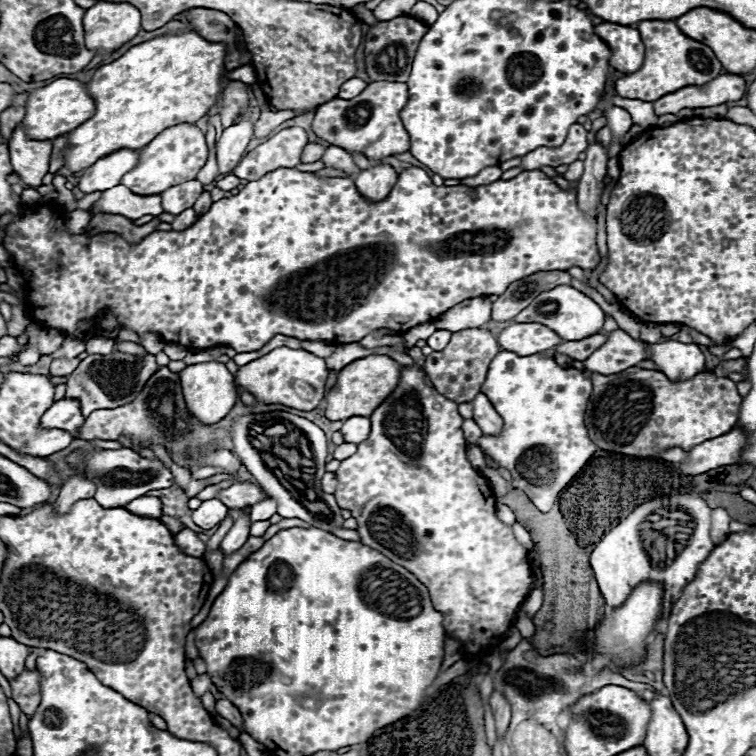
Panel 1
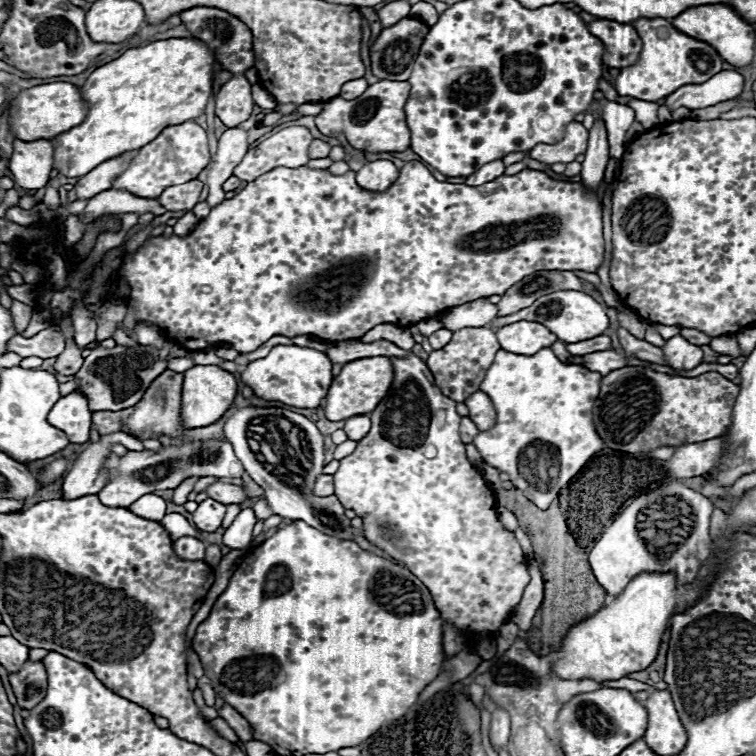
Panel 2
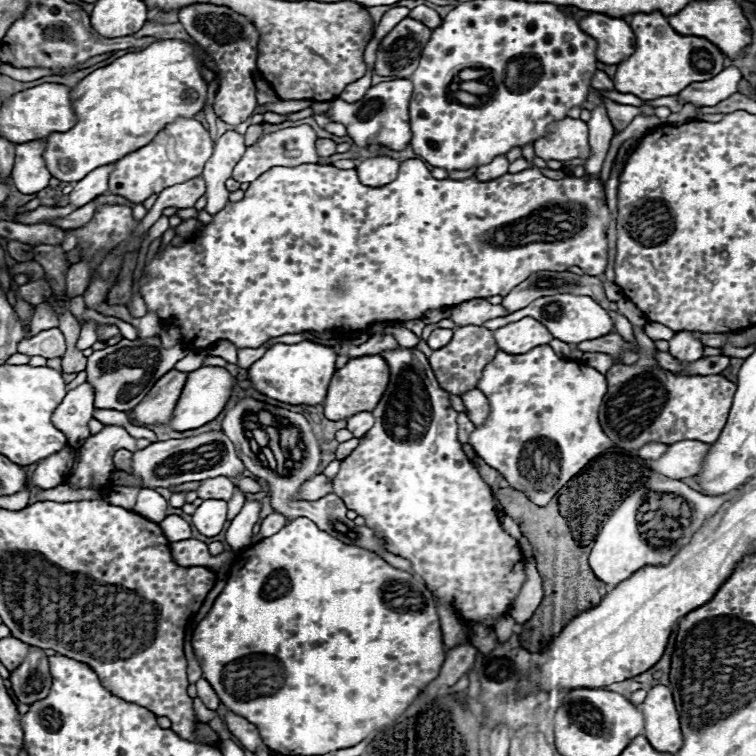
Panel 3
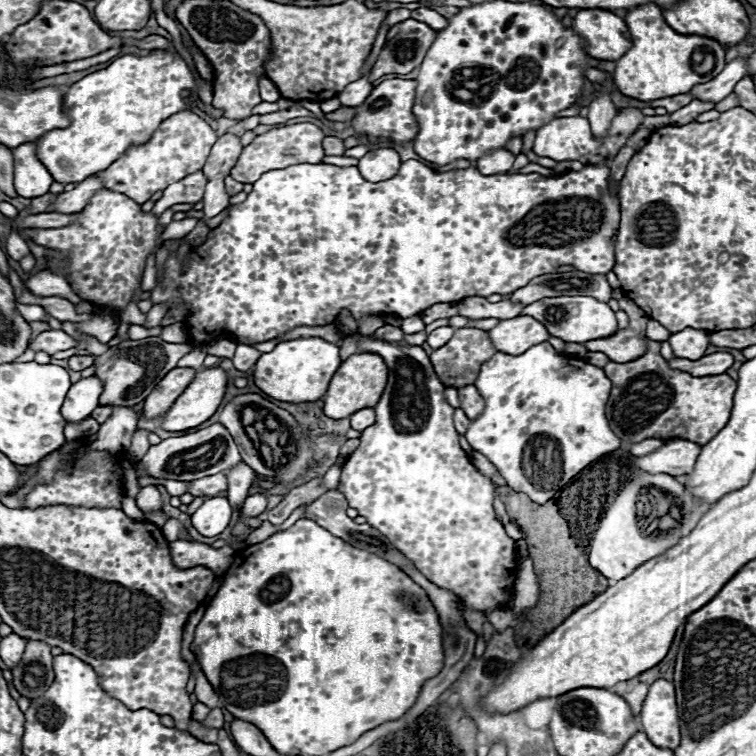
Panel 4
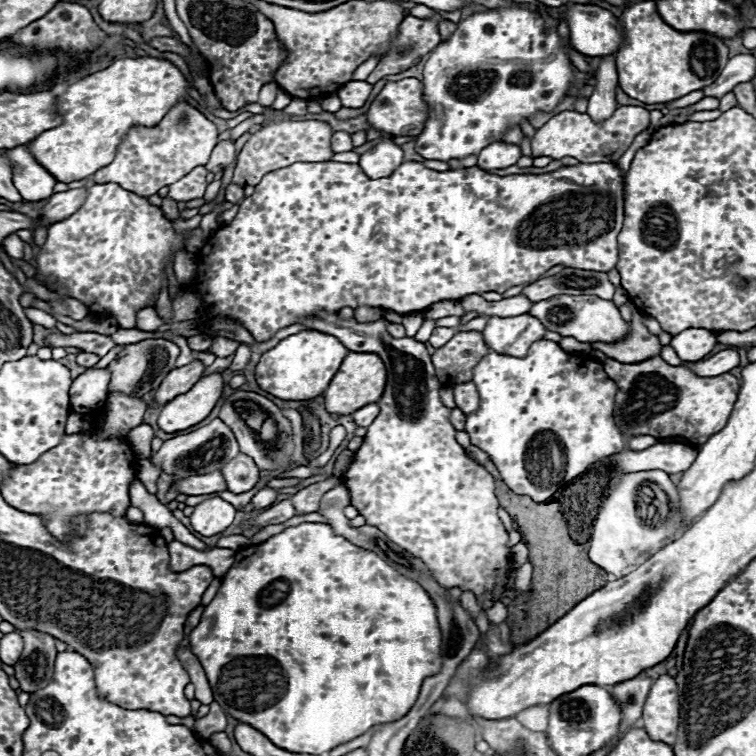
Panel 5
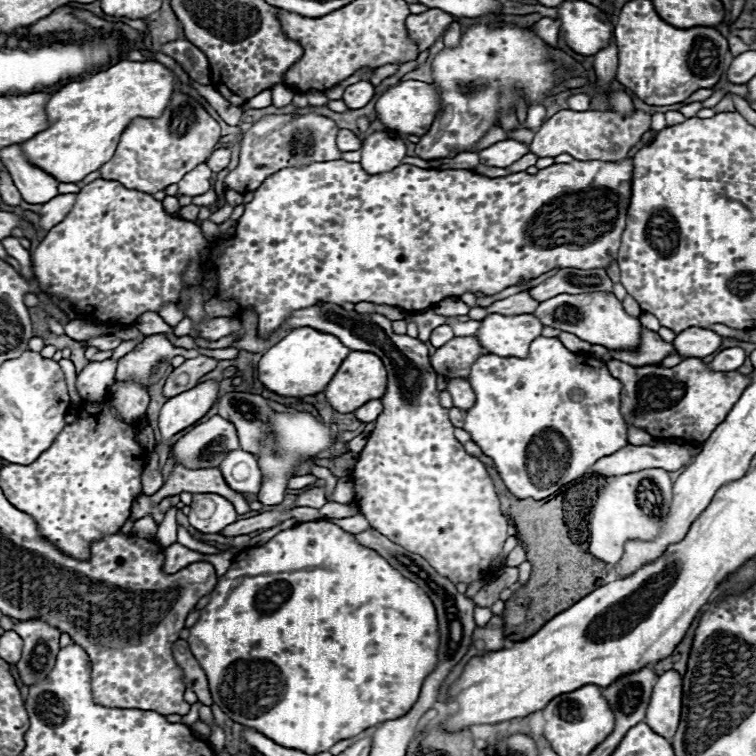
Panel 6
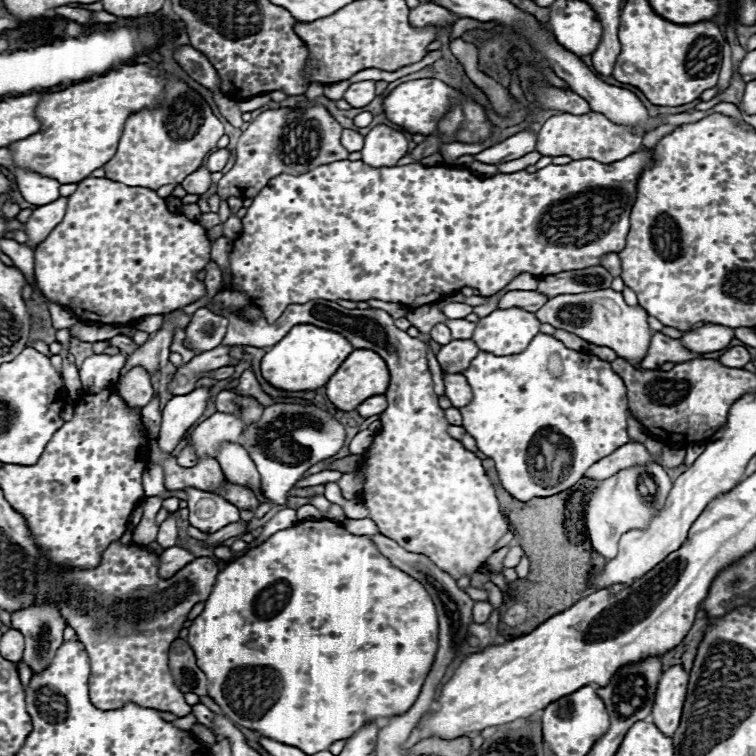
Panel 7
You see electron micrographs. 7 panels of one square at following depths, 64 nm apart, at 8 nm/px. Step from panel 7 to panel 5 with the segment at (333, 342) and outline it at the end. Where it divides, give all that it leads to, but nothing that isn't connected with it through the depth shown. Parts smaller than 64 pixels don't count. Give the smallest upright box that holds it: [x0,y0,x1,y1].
[256,330,348,400]

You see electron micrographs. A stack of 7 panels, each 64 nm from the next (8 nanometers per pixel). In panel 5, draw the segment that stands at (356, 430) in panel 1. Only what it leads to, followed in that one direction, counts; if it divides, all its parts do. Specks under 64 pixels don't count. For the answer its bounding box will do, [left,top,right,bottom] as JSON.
[352,404,380,426]

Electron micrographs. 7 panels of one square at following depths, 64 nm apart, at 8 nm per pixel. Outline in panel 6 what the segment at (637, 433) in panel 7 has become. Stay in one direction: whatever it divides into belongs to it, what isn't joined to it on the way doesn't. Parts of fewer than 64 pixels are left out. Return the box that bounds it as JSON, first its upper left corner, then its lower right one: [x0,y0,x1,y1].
[628,426,654,446]

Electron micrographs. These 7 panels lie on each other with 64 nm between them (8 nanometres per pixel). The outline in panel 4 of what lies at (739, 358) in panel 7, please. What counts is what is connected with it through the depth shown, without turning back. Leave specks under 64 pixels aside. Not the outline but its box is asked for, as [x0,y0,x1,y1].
[668,352,734,376]

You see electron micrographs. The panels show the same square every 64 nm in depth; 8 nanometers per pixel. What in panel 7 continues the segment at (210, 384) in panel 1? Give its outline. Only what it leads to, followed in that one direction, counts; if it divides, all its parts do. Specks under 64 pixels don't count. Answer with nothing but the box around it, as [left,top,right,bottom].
[158,388,208,452]

